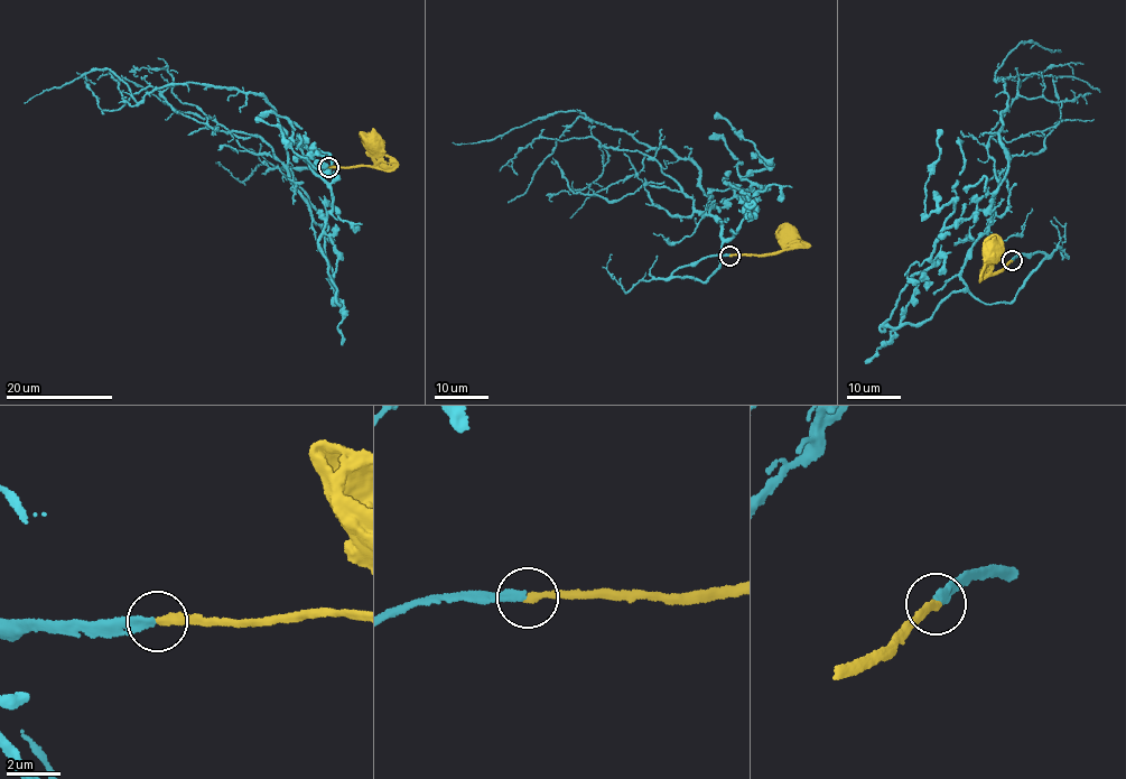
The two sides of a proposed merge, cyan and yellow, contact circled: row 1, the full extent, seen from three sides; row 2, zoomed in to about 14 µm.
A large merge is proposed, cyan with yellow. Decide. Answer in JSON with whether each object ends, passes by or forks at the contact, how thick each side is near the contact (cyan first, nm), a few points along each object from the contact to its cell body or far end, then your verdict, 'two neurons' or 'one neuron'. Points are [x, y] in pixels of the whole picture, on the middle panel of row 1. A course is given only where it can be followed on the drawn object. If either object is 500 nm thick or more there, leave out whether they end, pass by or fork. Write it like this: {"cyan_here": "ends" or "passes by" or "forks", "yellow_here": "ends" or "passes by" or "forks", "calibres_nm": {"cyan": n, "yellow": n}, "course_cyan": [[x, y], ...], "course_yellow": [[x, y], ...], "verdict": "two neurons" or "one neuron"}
{"cyan_here": "ends", "yellow_here": "ends", "calibres_nm": {"cyan": 280, "yellow": 260}, "course_cyan": [[729, 254], [672, 275], [718, 266], [697, 166], [584, 113], [453, 142]], "course_yellow": [[729, 254], [775, 254], [787, 234]], "verdict": "one neuron"}

